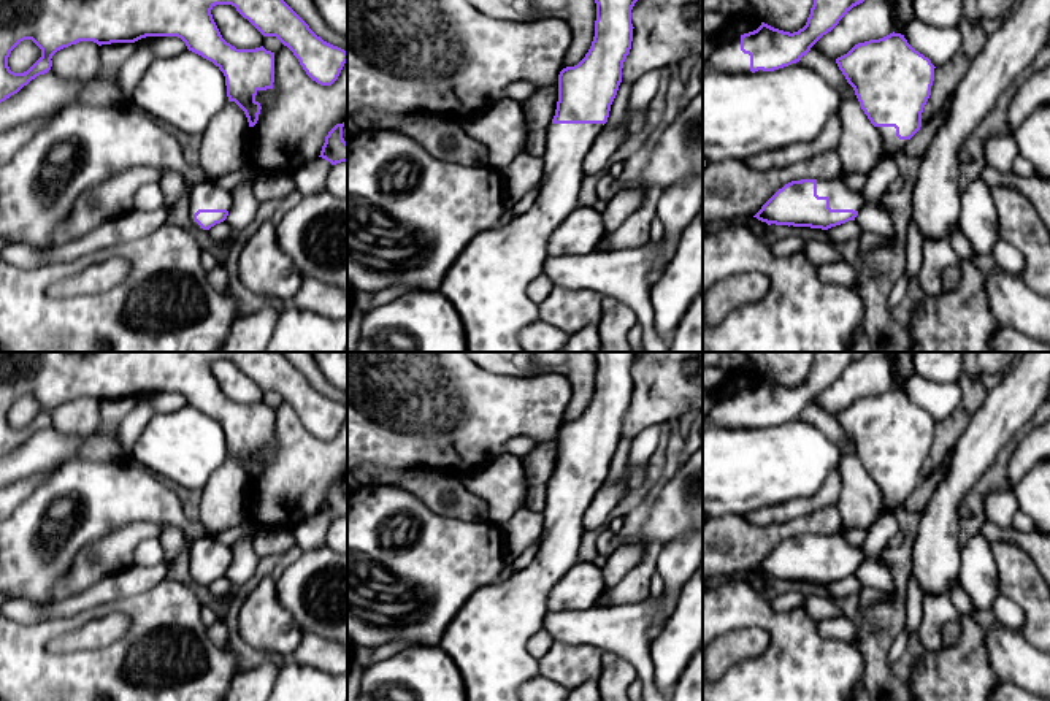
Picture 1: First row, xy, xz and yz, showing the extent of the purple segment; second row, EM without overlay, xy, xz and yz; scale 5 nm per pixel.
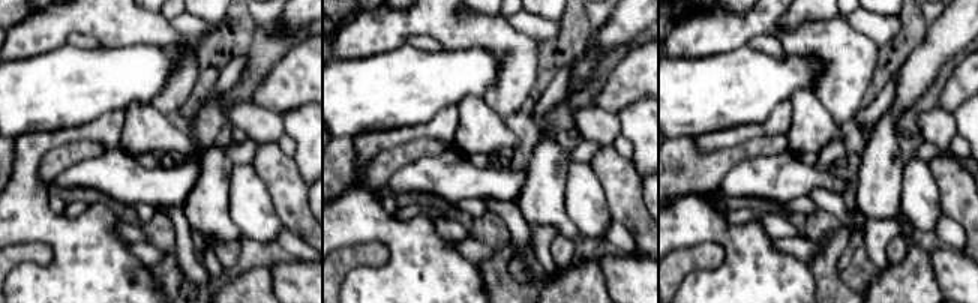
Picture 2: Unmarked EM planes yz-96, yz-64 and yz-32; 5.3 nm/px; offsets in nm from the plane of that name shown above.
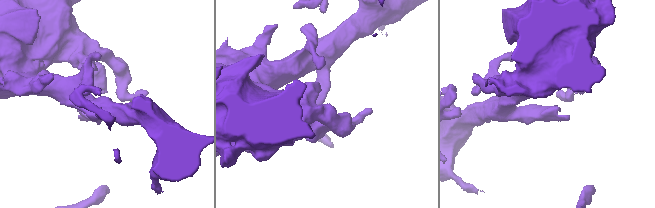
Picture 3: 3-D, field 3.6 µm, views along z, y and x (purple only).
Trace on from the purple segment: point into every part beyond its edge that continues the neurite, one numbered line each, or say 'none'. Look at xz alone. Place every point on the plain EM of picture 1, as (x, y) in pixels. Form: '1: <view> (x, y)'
1: xz (487, 639)

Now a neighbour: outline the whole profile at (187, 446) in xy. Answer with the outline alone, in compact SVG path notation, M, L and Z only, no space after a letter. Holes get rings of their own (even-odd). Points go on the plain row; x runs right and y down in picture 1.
M189 404L176 412L155 412L132 455L162 481L190 490L203 490L228 458L224 428Z

